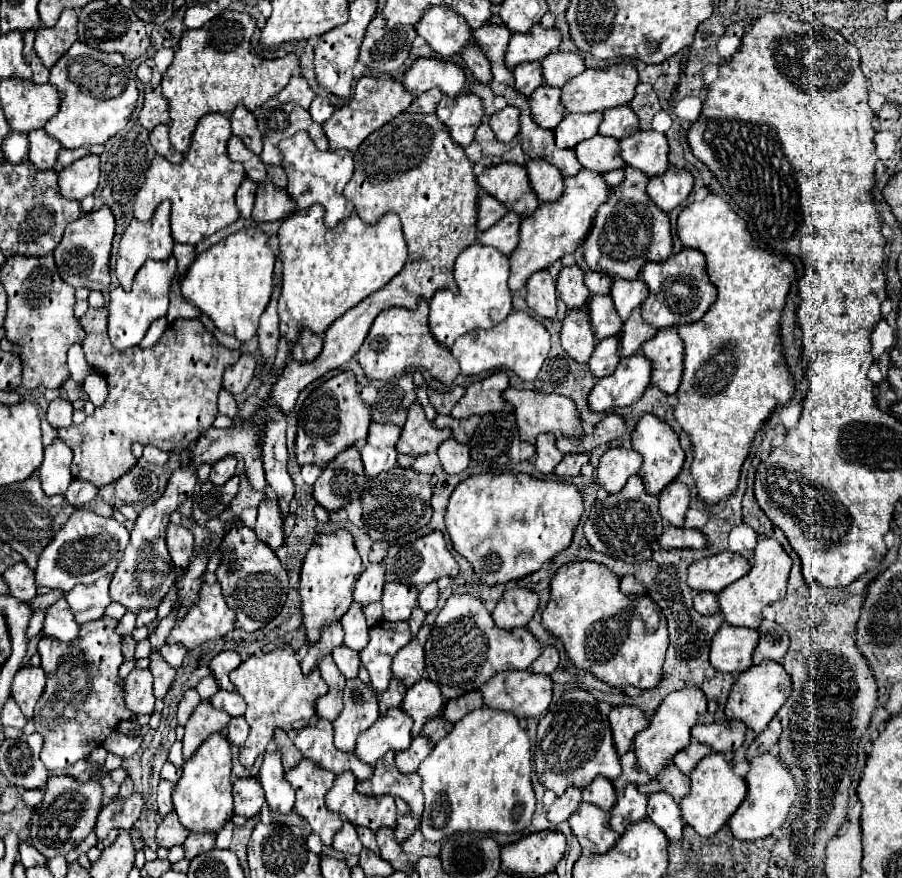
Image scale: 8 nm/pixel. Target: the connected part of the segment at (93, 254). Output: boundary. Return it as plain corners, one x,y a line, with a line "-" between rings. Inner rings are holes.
101,207
91,213
83,213
75,223
69,223
61,243
55,247
55,263
61,279
71,287
87,287
95,291
105,291
111,283
109,277
109,253
115,235
115,219
109,207

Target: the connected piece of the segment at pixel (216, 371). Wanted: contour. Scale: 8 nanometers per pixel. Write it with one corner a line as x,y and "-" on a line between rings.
107,307
87,309
81,319
81,327
85,331
83,351
87,363
107,381
109,397
107,401
95,409
91,417
87,417
81,425
59,429
59,437
73,449
75,457
71,463
71,473
77,479
91,481
95,487
103,487
115,477
121,477
127,467
133,467
131,445
155,445
163,451
181,451
191,447
209,427
213,427
213,419
217,417
217,395
222,386
225,369
236,363
241,356
240,351
232,351
223,347
213,333
209,333
199,319
175,319
169,323
161,339
153,347
129,347
127,351
117,351
107,335

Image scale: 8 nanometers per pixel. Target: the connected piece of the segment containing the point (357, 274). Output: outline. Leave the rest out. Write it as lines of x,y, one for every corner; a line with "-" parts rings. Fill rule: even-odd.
321,205
301,209
289,215
277,233
283,265
279,317
287,325
289,343
303,327
325,333
335,319
389,283
407,261
401,221
395,213
385,213
373,225
353,213
333,229
323,225
323,213

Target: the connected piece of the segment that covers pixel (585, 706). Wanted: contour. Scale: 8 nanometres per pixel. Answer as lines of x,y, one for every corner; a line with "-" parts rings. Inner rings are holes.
583,689
565,691
559,703
553,703
537,727
535,771
545,789
563,795
567,787
583,789
583,801
609,811
615,805
617,791
611,781
621,775
619,753
613,745
609,719
599,711
597,699

